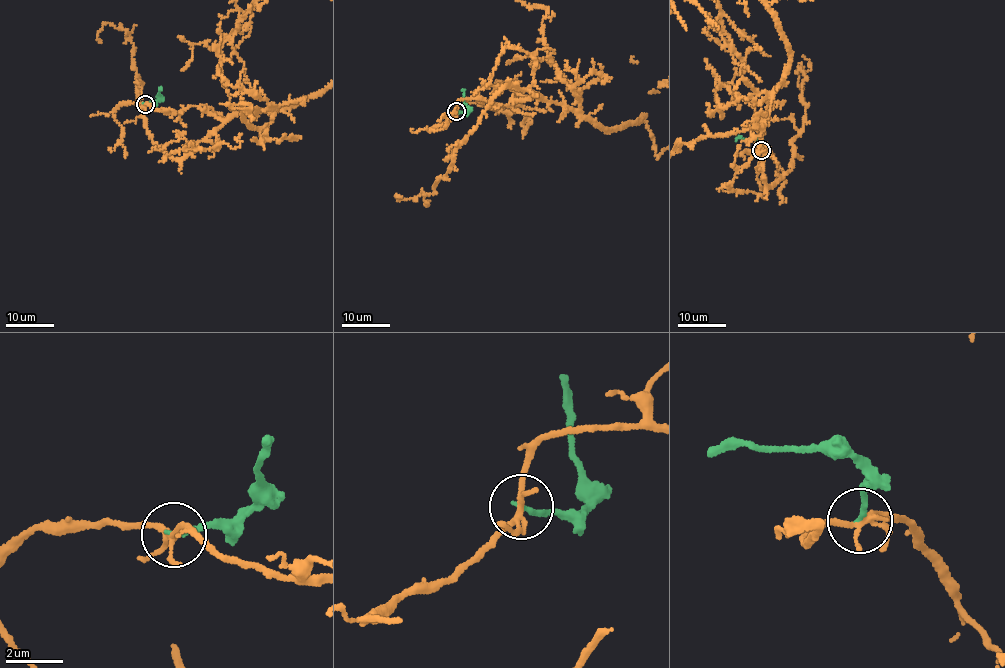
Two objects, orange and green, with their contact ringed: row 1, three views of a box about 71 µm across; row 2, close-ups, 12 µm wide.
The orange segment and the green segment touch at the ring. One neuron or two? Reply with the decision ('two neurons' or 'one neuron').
two neurons

